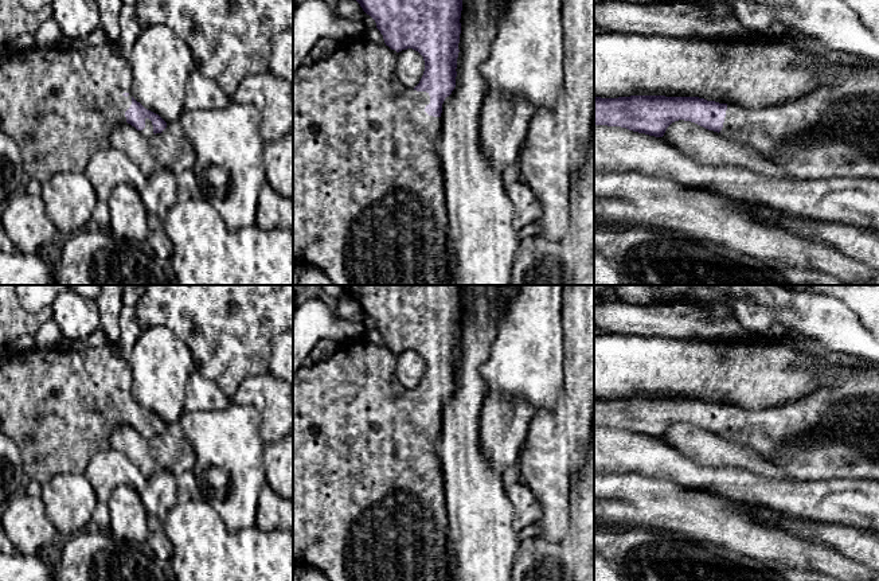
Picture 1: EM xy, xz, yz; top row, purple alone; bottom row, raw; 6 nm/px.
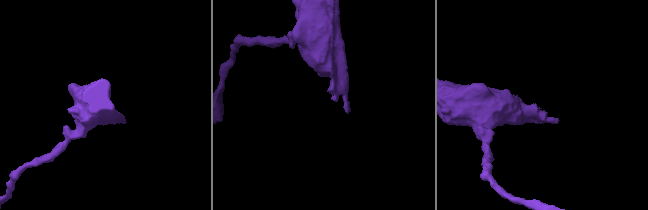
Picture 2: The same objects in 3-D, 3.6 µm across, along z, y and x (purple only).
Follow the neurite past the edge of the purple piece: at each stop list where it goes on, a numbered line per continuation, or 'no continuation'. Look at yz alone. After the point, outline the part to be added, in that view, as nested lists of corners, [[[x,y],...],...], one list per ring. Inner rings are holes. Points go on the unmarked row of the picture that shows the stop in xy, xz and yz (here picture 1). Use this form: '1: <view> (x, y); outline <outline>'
1: yz (832, 432); outline [[[840,359],[840,362],[851,369],[851,374],[847,379],[839,381],[833,386],[831,386],[828,383],[820,383],[813,391],[805,394],[804,397],[798,398],[794,402],[782,403],[782,405],[777,405],[777,406],[770,406],[767,409],[745,409],[745,408],[739,408],[737,405],[731,405],[731,403],[719,403],[719,405],[726,405],[727,406],[723,429],[719,433],[719,436],[723,437],[727,441],[737,442],[737,444],[741,444],[741,445],[745,445],[745,447],[749,447],[749,448],[754,449],[765,460],[767,460],[773,465],[778,467],[780,469],[785,471],[792,479],[797,479],[797,480],[829,480],[829,479],[855,479],[855,480],[857,480],[857,479],[862,479],[862,480],[879,481],[879,363],[864,362],[864,360],[845,360],[845,359]]]

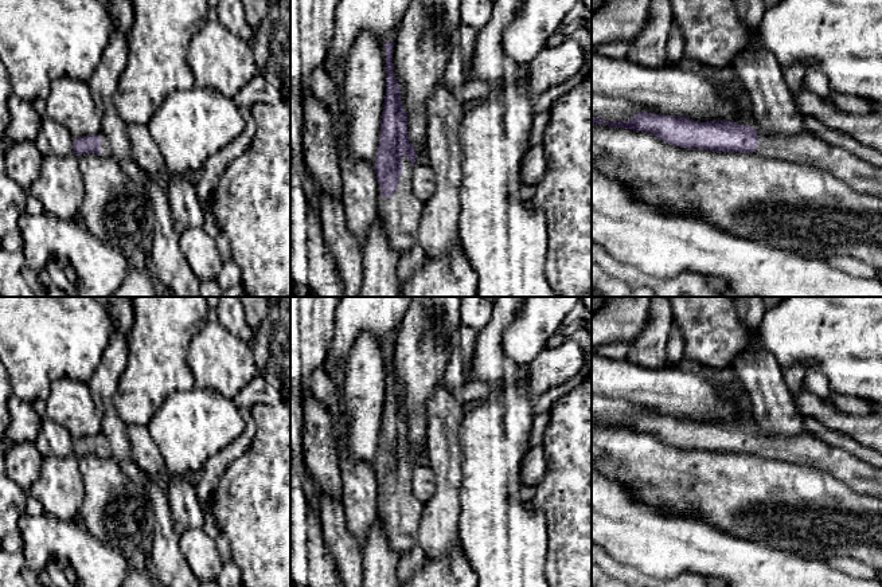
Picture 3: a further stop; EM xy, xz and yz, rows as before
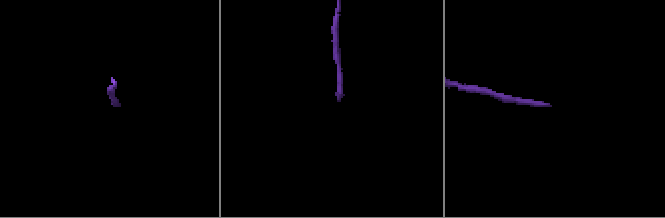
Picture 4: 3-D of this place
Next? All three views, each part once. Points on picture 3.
1: xz (401, 515); outline [[[407,458],[402,459],[402,466],[395,494],[390,500],[380,497],[378,504],[378,513],[389,547],[399,557],[418,543],[417,531],[424,510],[424,504],[414,497],[411,490],[414,466]]]

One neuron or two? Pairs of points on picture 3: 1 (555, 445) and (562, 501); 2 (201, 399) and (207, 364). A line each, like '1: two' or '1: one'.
1: one
2: two

